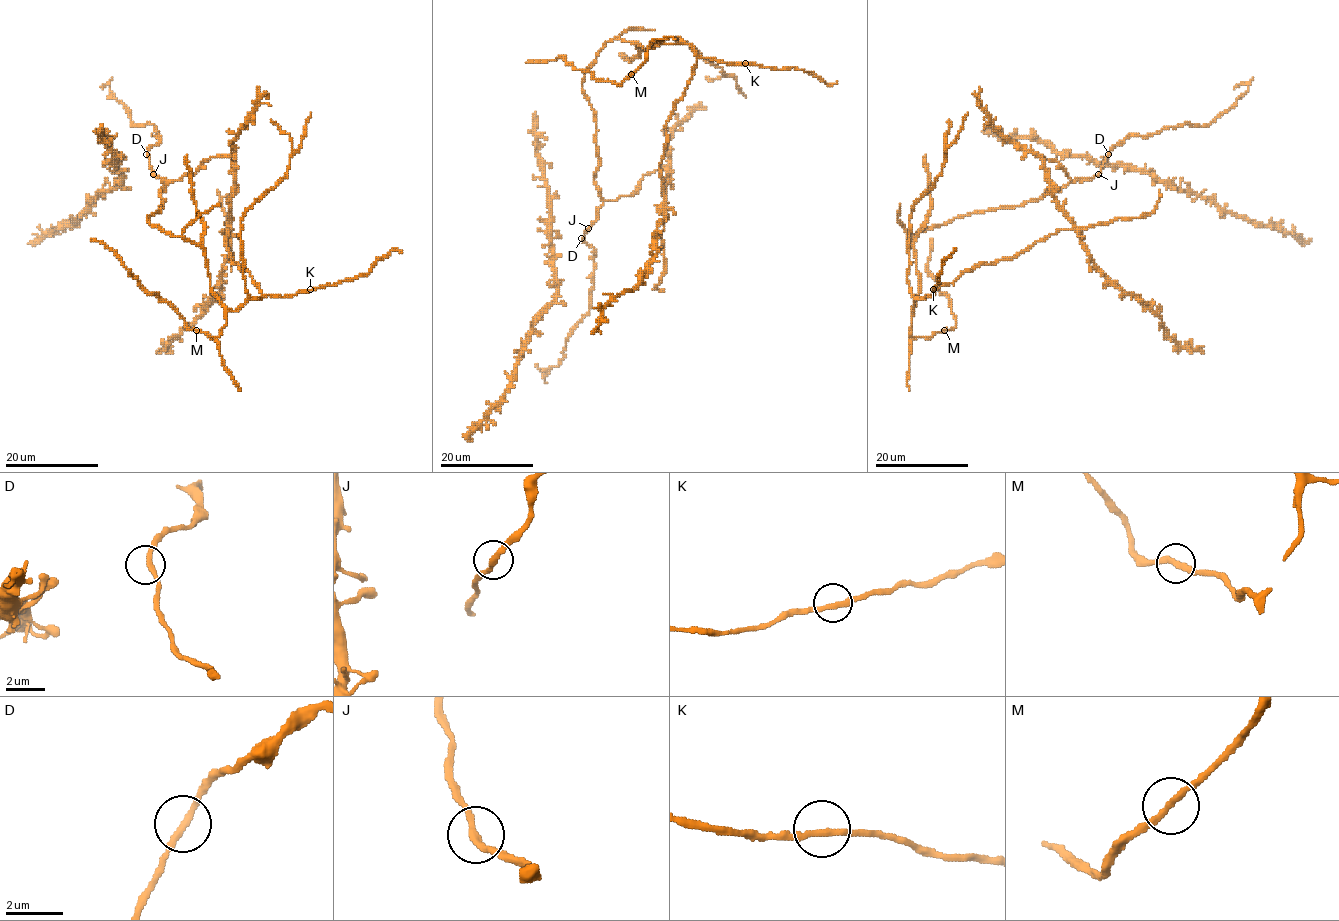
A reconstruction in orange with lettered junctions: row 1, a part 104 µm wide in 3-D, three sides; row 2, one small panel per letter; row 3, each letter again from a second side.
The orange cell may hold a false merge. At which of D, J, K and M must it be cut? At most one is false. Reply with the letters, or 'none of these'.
none of these

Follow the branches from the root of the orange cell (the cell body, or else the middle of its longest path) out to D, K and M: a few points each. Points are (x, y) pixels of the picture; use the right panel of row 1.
D: (980, 211), (1022, 205), (1038, 199), (1049, 190), (1077, 180), (1090, 180), (1100, 171), (1108, 154)
K: (980, 211), (955, 217), (908, 237), (919, 277), (919, 294), (913, 310), (913, 300), (931, 296), (933, 289)
M: (980, 211), (955, 217), (908, 237), (919, 277), (919, 293), (912, 308), (911, 335), (931, 337), (945, 330)

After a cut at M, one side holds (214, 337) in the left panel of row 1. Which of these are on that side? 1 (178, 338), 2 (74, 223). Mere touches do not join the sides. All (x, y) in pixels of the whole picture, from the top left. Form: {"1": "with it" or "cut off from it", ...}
{"1": "with it", "2": "with it"}

